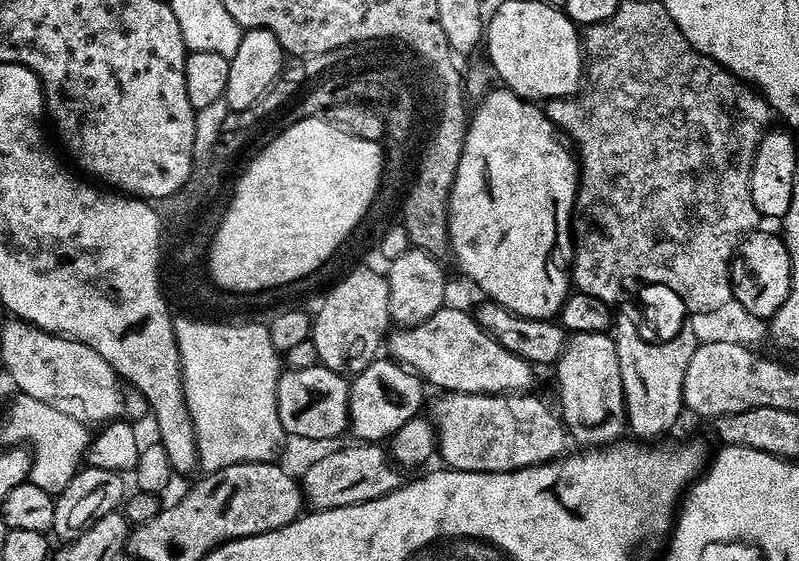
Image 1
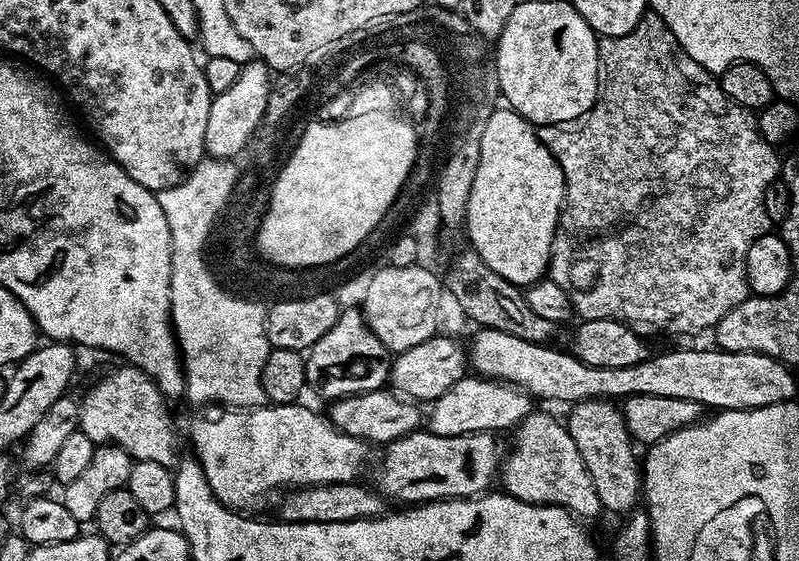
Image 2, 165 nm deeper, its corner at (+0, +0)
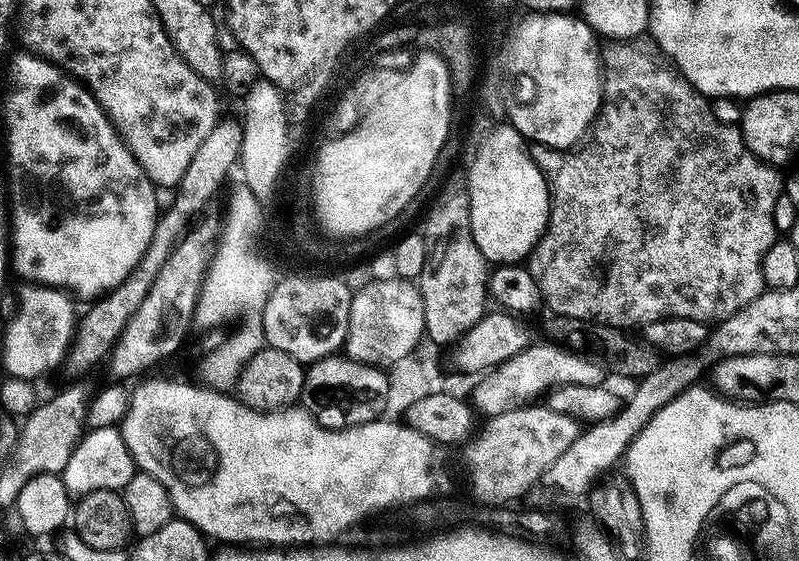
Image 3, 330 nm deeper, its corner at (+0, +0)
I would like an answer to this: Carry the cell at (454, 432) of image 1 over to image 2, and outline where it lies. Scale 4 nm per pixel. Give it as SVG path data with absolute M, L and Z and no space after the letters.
M533 410L521 424L515 426L514 434L516 445L509 456L507 453L503 457L498 473L499 483L504 483L502 488L507 495L527 504L556 504L585 521L601 515L602 509L591 481L590 471L575 446L574 438L561 421L559 424L554 417Z

